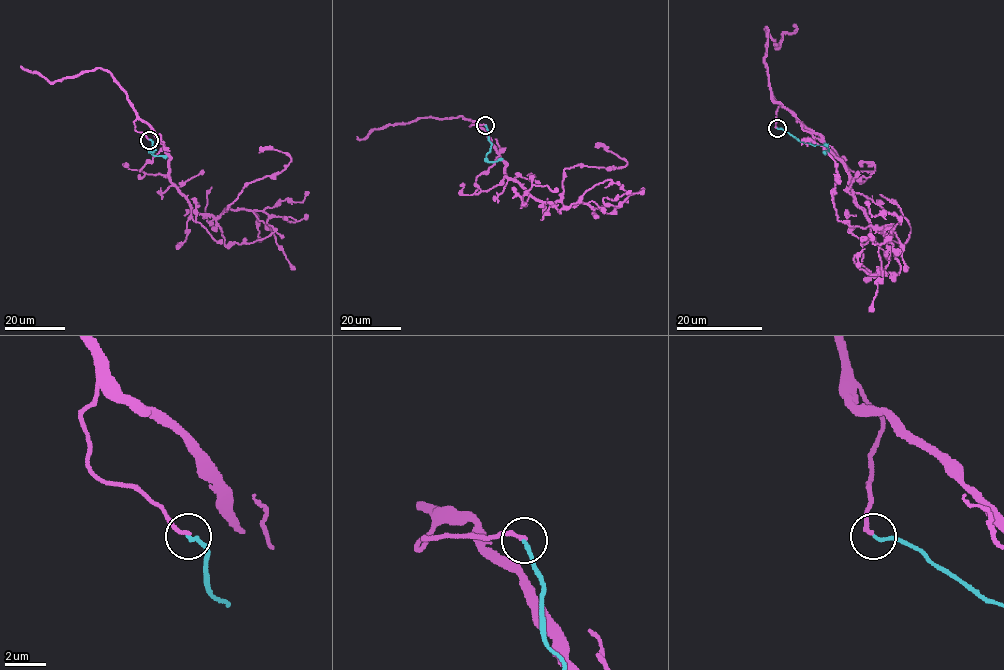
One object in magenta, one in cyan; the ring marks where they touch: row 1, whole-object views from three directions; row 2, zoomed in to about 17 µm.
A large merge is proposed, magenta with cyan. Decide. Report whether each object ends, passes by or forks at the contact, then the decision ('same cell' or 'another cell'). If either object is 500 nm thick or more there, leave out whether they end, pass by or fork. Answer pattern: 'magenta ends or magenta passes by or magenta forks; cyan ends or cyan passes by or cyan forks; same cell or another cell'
magenta ends; cyan ends; same cell

